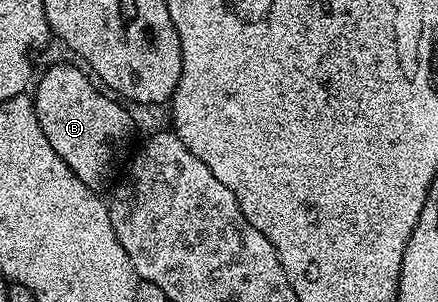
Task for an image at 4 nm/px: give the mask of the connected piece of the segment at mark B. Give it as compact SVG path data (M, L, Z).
M78 64L75 65L55 65L52 69L44 71L39 86L37 86L38 81L34 86L35 93L33 89L35 114L41 123L41 131L45 131L45 139L49 139L49 147L53 147L53 151L57 151L57 155L61 155L61 159L65 159L65 163L73 171L73 175L77 179L81 179L81 183L85 183L85 187L96 191L104 191L103 189L107 188L110 190L116 184L117 174L128 156L127 148L131 145L131 113L127 110L130 108L126 104L120 103L114 96L104 92Z

